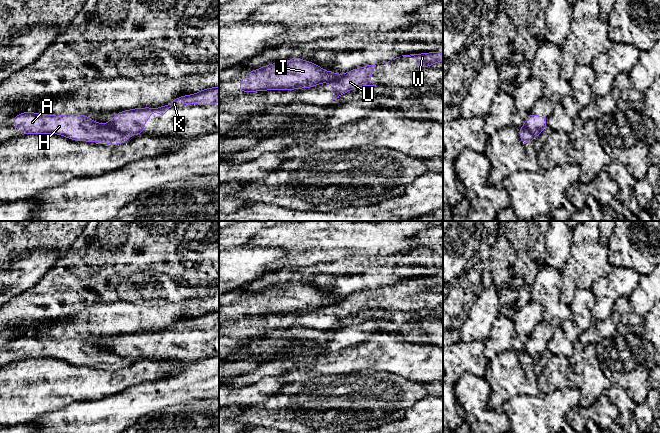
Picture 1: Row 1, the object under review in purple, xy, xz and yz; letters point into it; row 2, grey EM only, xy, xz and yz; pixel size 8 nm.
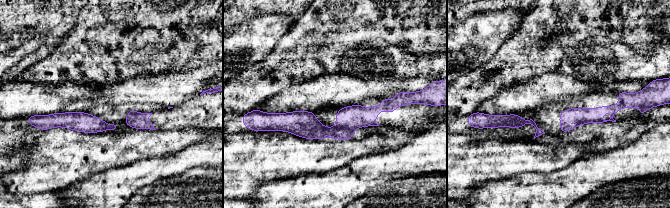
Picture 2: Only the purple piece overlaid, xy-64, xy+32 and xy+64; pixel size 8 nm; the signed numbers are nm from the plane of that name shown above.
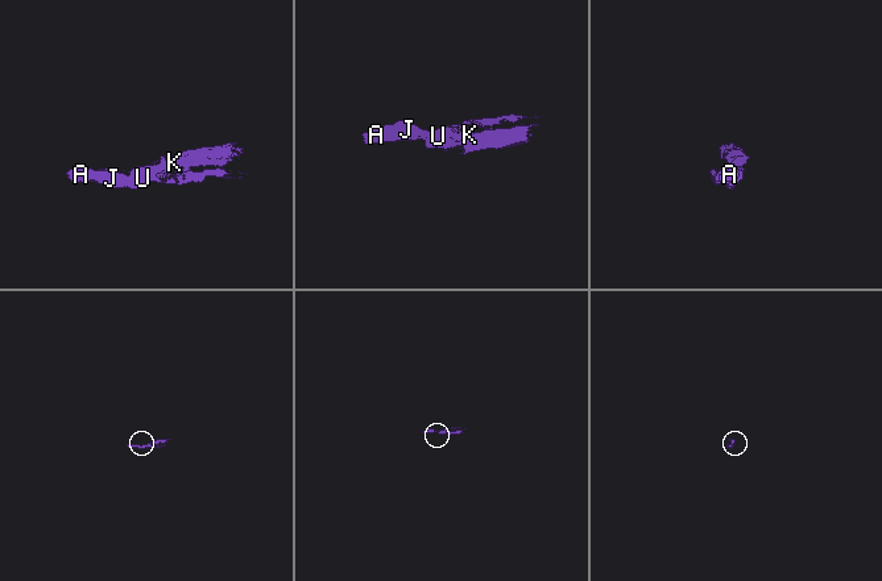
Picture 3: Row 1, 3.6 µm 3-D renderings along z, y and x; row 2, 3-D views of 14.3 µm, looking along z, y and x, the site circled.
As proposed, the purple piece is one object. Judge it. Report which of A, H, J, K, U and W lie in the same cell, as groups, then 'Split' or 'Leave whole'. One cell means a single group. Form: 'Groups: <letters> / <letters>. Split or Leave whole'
Groups: A H J / K U W. Split

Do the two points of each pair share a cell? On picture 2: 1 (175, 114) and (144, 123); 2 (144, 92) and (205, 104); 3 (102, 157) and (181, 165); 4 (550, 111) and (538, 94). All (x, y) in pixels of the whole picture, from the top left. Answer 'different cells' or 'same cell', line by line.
1: same cell
2: different cells
3: different cells
4: different cells

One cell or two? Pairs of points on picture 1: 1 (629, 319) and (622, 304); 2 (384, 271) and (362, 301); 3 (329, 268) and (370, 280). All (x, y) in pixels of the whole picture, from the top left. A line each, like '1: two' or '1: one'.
1: one
2: two
3: one

